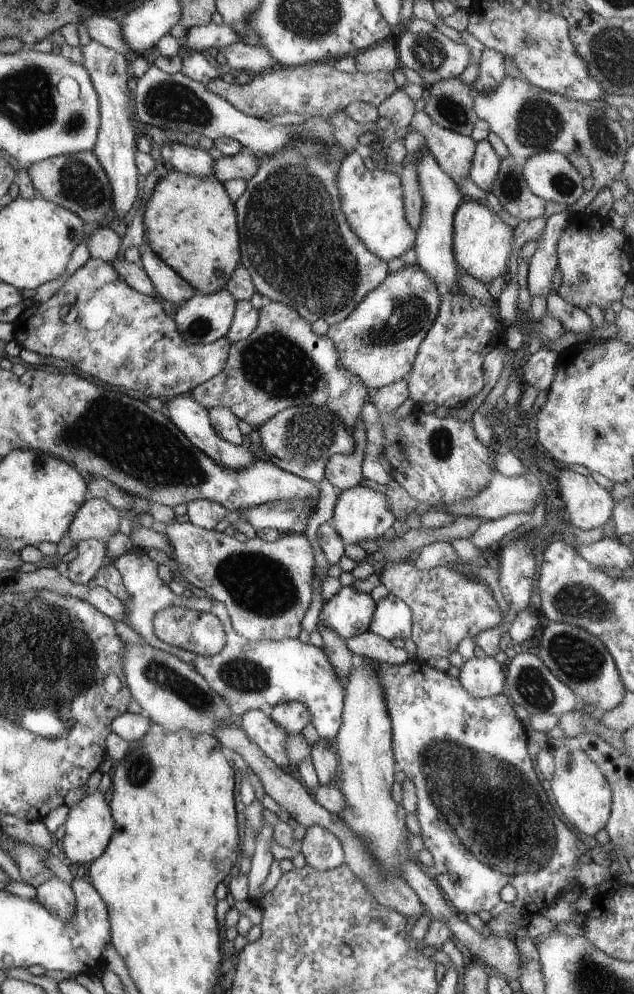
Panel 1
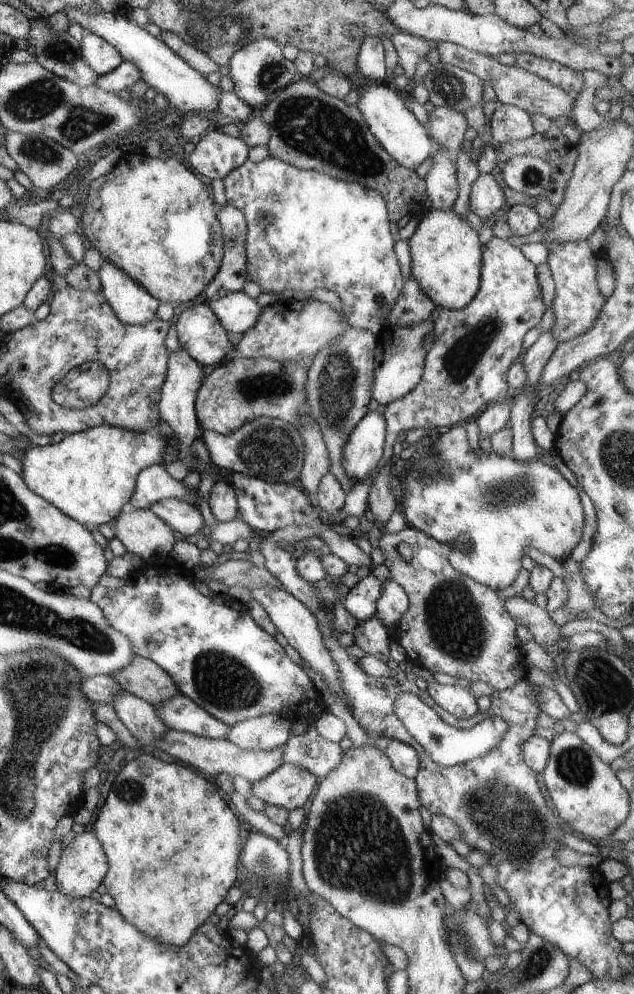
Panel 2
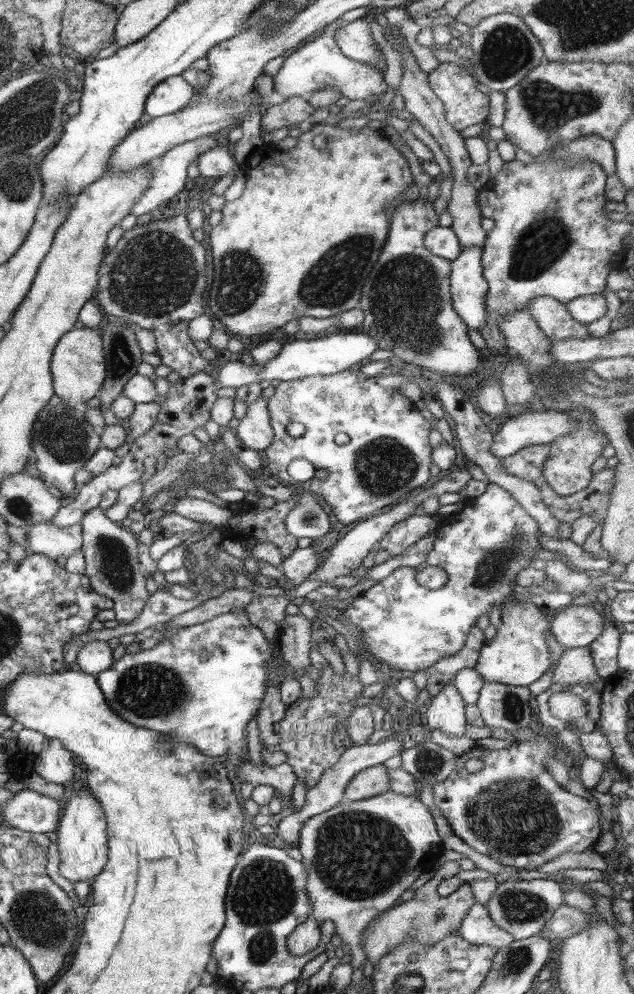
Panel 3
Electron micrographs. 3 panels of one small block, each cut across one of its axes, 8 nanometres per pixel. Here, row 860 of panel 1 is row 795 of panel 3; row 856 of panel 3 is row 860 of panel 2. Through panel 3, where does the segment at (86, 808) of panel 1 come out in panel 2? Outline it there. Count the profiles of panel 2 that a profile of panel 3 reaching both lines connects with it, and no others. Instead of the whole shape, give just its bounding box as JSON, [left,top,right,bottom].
[52,832,108,898]

